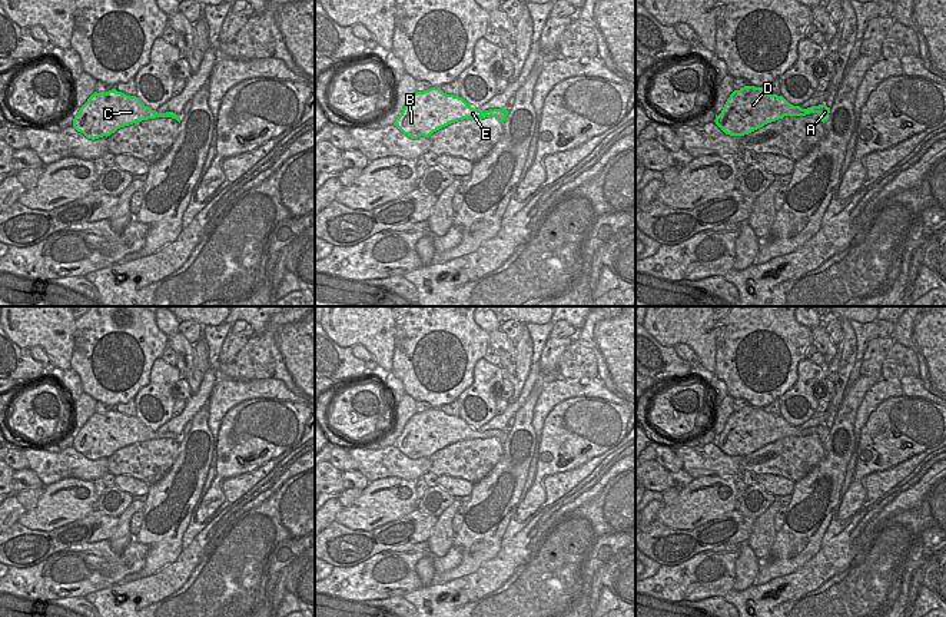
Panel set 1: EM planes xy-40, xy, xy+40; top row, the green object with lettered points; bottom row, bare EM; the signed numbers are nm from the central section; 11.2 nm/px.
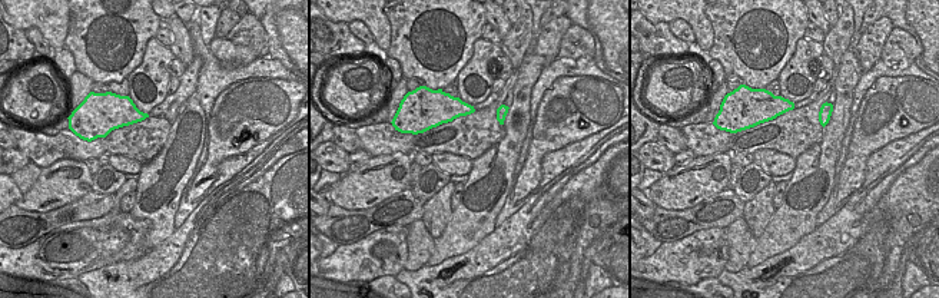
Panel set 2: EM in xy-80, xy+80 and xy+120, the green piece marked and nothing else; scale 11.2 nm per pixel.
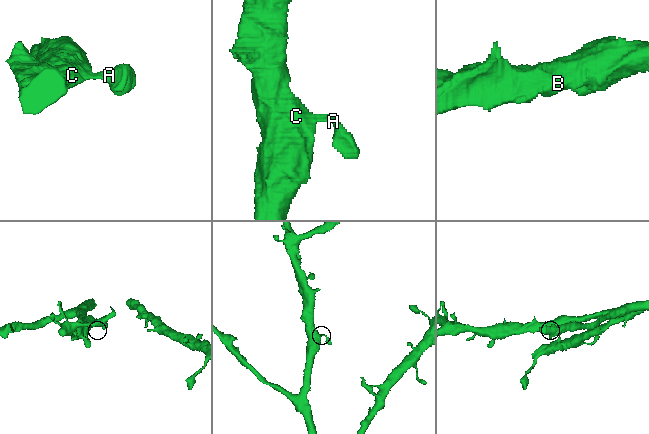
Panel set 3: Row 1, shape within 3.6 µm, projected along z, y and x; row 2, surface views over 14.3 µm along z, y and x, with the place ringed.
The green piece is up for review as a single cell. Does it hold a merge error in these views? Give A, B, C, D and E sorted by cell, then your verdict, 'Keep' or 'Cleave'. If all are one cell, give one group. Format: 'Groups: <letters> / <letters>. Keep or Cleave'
Groups: A B C D E. Keep

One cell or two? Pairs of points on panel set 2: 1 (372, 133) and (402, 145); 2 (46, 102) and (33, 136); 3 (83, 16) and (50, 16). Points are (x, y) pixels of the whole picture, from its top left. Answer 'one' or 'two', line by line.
1: one
2: two
3: two

